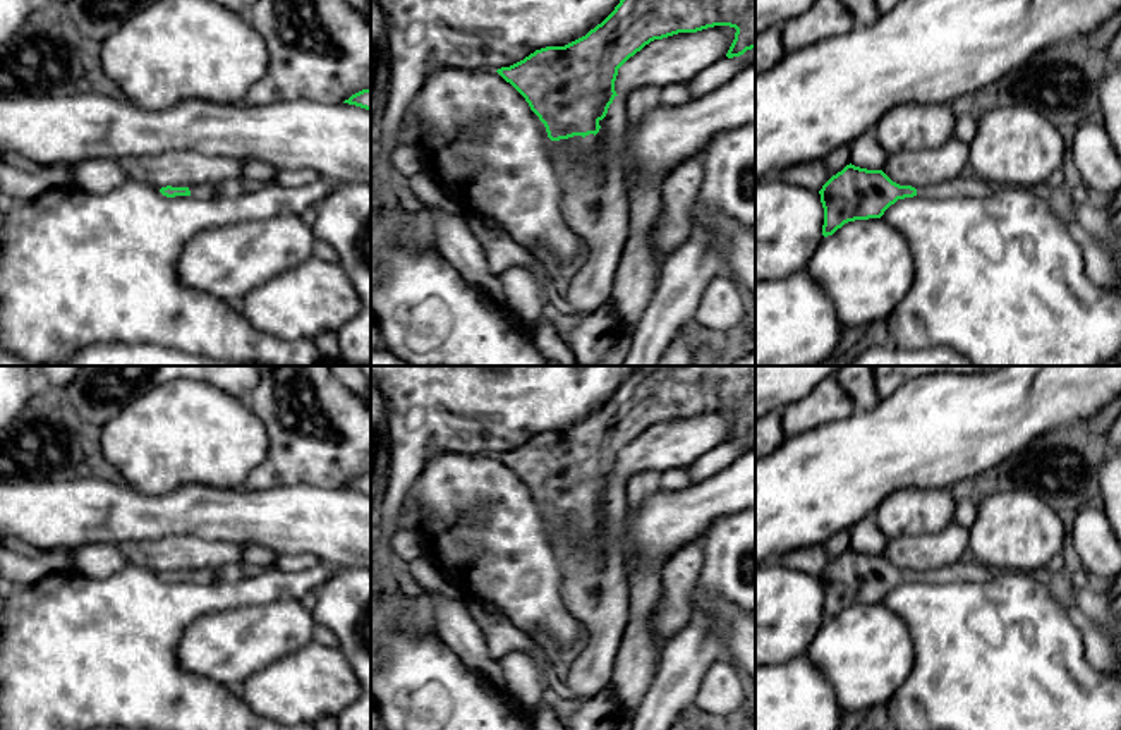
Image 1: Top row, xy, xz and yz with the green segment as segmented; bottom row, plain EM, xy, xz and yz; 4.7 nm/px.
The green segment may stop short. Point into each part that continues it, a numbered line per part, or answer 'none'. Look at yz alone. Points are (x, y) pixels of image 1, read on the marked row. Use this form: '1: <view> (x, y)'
1: yz (967, 184)

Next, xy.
1: xy (205, 191)

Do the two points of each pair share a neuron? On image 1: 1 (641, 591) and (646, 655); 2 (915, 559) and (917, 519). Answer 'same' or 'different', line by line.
1: same
2: different

